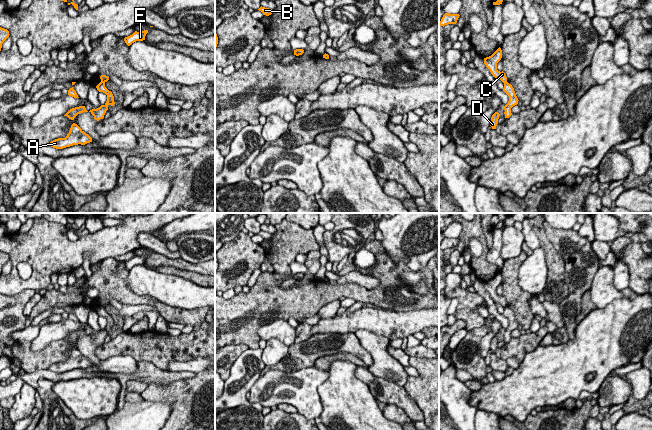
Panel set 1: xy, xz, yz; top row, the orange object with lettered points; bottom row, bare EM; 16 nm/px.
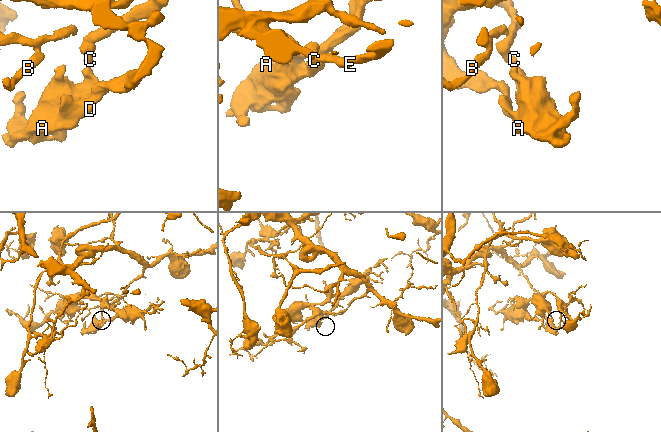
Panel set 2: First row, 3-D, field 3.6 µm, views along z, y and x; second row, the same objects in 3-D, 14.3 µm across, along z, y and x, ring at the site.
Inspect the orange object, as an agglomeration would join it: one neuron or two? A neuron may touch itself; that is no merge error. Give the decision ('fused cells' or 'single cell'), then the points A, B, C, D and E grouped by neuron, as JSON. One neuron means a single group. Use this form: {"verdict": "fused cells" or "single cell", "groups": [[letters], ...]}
{"verdict": "fused cells", "groups": [["A", "B", "D"], ["C", "E"]]}

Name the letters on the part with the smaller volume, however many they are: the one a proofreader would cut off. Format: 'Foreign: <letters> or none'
Foreign: A, B, D

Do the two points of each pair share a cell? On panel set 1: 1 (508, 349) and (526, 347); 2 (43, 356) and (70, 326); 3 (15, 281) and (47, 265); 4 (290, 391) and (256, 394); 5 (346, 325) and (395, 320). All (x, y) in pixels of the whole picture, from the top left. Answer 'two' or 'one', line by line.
1: one
2: two
3: one
4: one
5: one

